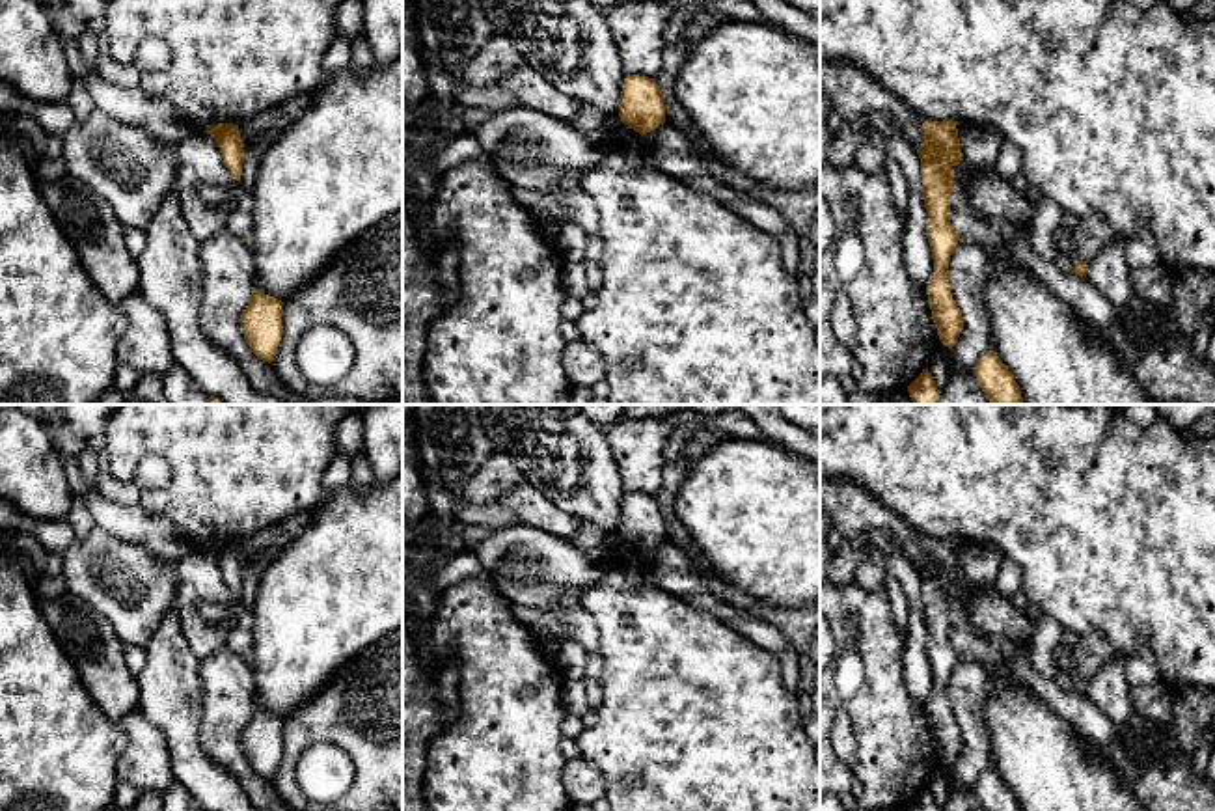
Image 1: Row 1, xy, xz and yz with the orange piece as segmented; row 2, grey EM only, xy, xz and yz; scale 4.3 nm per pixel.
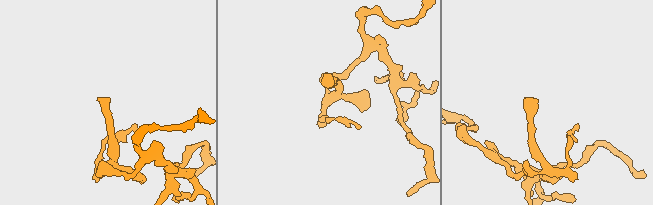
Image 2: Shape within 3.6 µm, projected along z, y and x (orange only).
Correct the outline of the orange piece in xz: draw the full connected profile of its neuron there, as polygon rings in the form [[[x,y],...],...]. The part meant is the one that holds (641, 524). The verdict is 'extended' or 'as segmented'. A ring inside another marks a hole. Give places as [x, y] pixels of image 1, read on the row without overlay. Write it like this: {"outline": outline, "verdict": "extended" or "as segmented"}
{"outline": [[[639,492],[624,496],[619,535],[641,554],[665,541],[665,522],[654,496]]], "verdict": "as segmented"}

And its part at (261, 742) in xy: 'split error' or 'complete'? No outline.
complete

